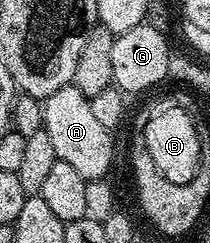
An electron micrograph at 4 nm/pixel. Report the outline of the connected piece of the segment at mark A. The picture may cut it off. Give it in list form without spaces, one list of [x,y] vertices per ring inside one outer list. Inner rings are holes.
[[[77,86],[58,88],[49,98],[43,99],[44,128],[54,144],[54,152],[59,161],[71,164],[83,178],[104,178],[112,166],[113,131],[102,128],[102,123],[90,109],[89,95],[83,94]]]

